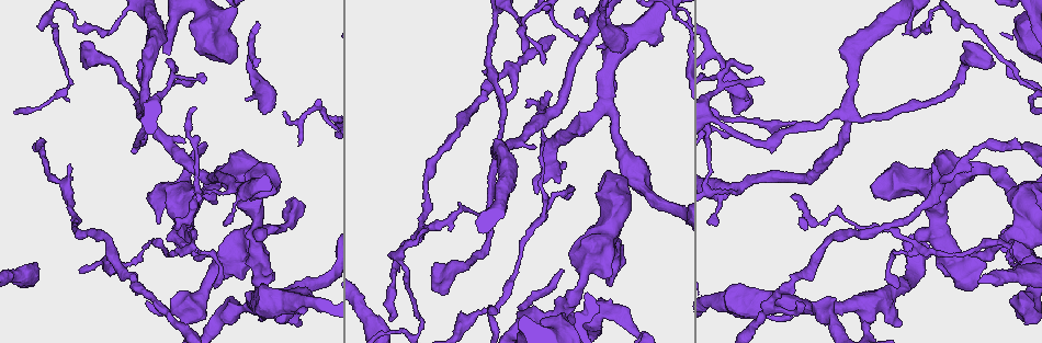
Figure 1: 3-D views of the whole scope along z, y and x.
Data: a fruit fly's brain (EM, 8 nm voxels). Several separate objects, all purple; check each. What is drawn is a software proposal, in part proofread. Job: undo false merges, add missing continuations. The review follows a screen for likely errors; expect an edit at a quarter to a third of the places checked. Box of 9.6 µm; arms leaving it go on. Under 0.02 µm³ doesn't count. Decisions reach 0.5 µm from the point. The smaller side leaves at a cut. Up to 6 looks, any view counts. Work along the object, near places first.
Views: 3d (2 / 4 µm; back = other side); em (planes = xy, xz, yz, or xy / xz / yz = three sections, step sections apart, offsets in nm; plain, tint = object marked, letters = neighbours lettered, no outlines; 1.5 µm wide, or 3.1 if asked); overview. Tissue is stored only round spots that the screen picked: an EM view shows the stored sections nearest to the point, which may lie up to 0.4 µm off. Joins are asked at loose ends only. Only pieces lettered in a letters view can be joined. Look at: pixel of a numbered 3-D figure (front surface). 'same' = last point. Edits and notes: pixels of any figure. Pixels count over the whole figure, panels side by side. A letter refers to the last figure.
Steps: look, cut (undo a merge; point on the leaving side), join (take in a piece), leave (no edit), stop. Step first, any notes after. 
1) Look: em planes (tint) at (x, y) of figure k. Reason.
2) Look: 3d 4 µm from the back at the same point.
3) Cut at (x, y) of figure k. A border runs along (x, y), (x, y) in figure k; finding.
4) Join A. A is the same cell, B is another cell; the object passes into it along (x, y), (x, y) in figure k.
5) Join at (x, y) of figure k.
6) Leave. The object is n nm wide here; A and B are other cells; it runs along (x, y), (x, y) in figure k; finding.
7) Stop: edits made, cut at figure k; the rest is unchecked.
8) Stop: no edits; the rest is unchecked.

Look: em planes (letters) at (899, 320) of figure 1. Thick end.

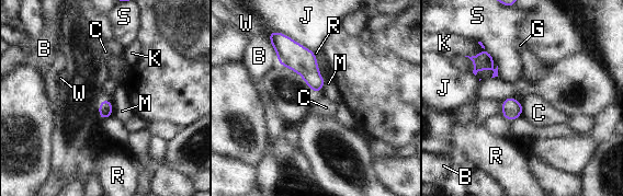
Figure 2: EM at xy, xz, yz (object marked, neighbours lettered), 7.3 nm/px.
Leave. The longest contact is with J, 380 nm; B, C, G, J, K, M, R, S and W are other cells; a border runs along (109, 100), (112, 106), (112, 115) in figure 2; none of them fits.

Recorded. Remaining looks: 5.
Look: 3d 4 µm at (600, 48) of figure 1.

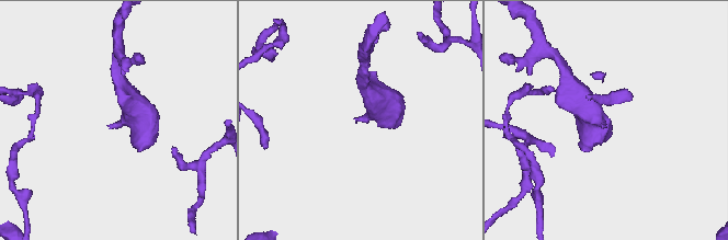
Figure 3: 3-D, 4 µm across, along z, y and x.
Look: em planes (letters) at (356, 121) of figure 3. Now the EM.

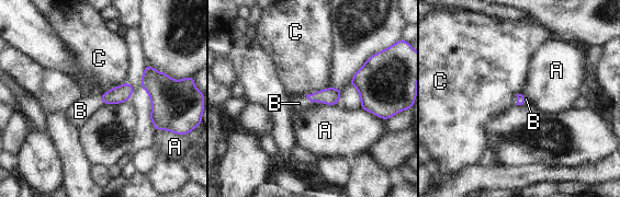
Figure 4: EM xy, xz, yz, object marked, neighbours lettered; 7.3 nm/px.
Join B. B is the same cell, A and C are other cells; the object passes into it along (330, 95), (314, 101), (299, 103) in figure 4; the cell continues.

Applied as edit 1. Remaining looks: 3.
Stop: edits made, join at figure 4; the rest is unchecked.

